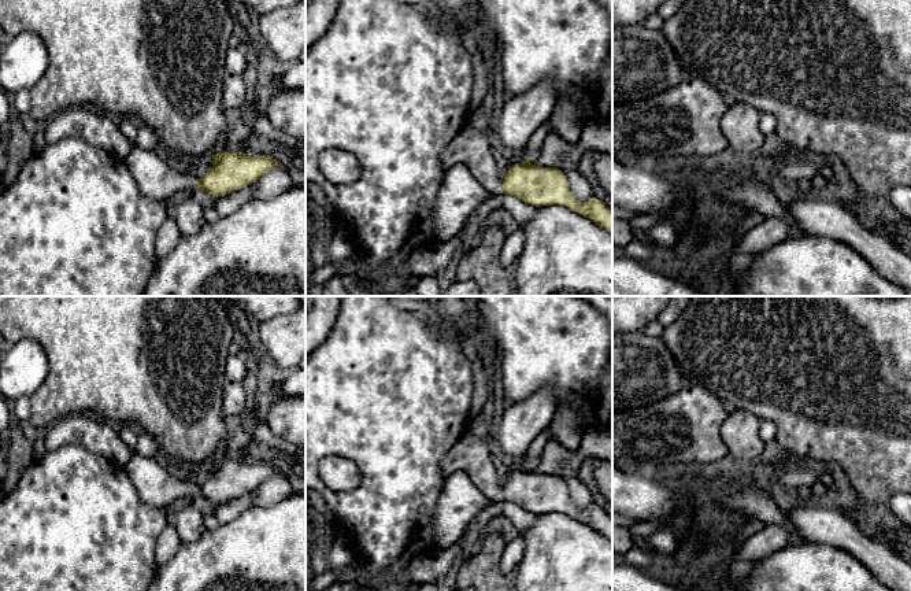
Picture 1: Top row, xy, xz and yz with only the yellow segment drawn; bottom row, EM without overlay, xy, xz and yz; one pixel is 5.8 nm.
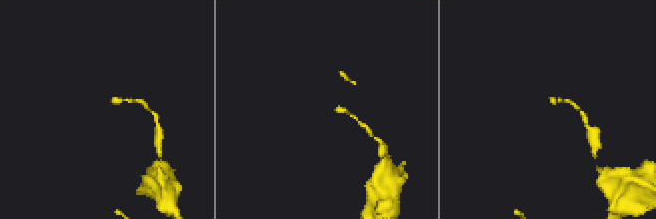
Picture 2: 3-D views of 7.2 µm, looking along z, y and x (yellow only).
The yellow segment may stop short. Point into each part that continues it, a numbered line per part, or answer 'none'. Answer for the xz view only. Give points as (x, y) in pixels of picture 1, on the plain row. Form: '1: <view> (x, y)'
1: xz (470, 454)

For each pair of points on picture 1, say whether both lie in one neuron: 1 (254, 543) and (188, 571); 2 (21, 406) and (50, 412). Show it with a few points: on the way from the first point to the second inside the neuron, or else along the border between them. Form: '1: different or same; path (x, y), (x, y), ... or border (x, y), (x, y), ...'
1: same; path (237, 560), (226, 571), (204, 571)
2: different; border (30, 398), (30, 417), (28, 420)

